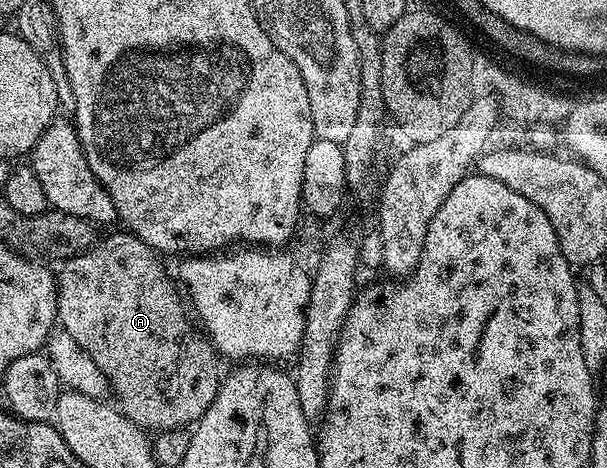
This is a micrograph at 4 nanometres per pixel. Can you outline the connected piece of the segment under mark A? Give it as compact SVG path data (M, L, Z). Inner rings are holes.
M131 232L123 233L112 234L105 242L104 239L97 241L96 245L91 246L85 254L78 254L74 258L69 258L61 265L64 267L61 268L60 274L58 270L56 317L63 330L70 332L70 336L74 336L74 340L88 353L90 360L94 360L94 364L98 364L98 368L102 368L111 393L114 395L114 398L116 394L117 400L115 399L115 401L118 403L119 409L123 410L126 417L137 422L139 426L144 427L145 431L148 432L161 432L163 430L178 430L191 427L200 421L201 416L210 408L214 396L220 391L222 373L220 374L219 360L221 361L221 359L218 357L218 351L212 345L211 341L199 329L196 331L192 327L193 319L190 317L190 314L190 319L188 319L188 314L184 311L184 302L180 299L180 294L176 291L172 278L168 275L167 268L160 263L162 261L161 255L154 252L151 246L147 246L135 234Z

